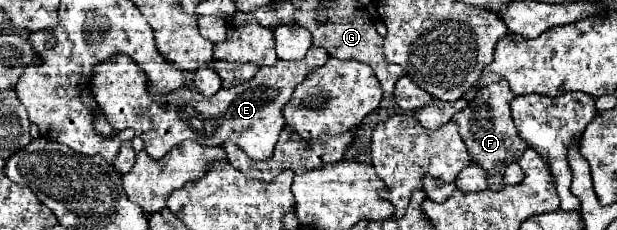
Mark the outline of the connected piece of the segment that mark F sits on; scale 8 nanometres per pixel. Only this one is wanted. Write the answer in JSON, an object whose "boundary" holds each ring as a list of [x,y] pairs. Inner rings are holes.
{"boundary":[[[500,80],[492,86],[478,88],[474,98],[466,104],[464,110],[454,114],[452,122],[458,124],[460,136],[476,164],[486,168],[490,172],[490,190],[500,190],[502,188],[502,174],[498,168],[502,164],[512,164],[528,146],[518,138],[518,132],[514,128],[514,122],[510,118],[510,102],[516,98],[516,94],[506,86],[506,80]]]}

